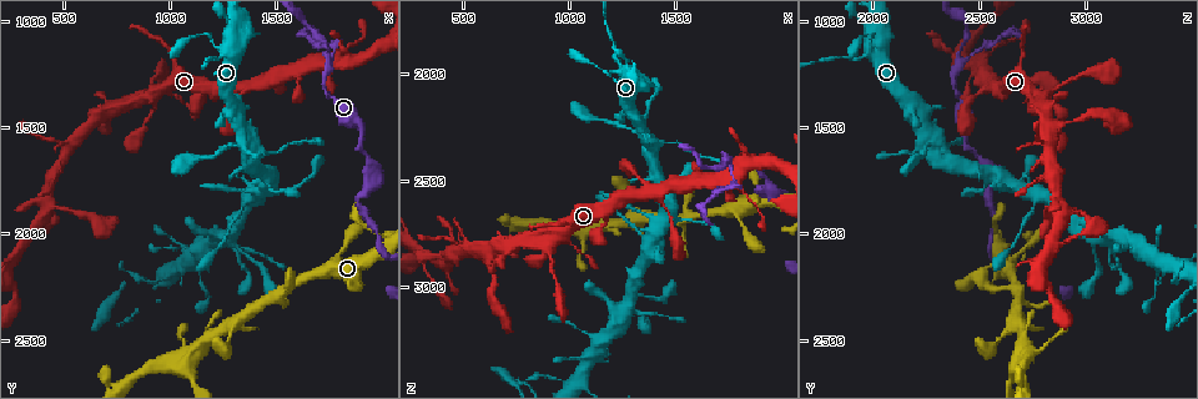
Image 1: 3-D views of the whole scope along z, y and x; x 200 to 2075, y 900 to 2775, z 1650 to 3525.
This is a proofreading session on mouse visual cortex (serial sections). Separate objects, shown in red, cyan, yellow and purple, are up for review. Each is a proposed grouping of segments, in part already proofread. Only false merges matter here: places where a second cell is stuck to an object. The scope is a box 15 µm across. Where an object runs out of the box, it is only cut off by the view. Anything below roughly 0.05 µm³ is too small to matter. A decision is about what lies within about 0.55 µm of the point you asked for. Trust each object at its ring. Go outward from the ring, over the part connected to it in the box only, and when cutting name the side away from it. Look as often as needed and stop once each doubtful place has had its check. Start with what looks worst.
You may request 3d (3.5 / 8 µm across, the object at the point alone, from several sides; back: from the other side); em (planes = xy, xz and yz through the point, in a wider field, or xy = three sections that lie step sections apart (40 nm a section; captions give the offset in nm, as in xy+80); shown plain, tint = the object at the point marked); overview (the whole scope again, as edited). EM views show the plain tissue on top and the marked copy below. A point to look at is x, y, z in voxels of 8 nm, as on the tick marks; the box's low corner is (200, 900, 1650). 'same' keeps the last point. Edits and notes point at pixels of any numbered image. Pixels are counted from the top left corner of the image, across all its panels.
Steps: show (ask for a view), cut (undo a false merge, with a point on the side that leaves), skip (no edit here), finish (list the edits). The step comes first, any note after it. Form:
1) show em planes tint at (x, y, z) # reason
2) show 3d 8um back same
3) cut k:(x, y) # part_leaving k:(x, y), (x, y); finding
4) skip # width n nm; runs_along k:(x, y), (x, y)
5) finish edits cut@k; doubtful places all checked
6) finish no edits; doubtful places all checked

show 3d 3.5um back at (1740, 1190, 2430) # three arms meet

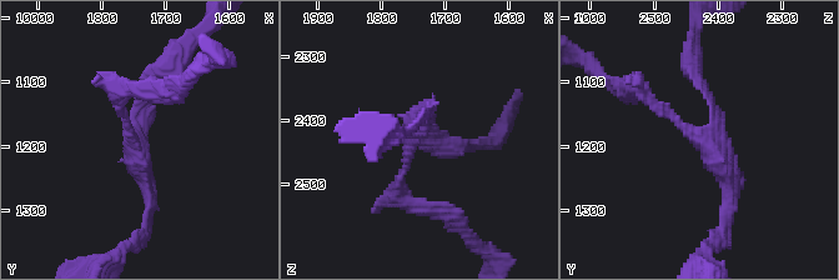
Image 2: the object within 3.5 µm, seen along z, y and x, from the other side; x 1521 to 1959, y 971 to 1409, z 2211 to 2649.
show em xy step 2 tint at (1750, 1195, 2420)

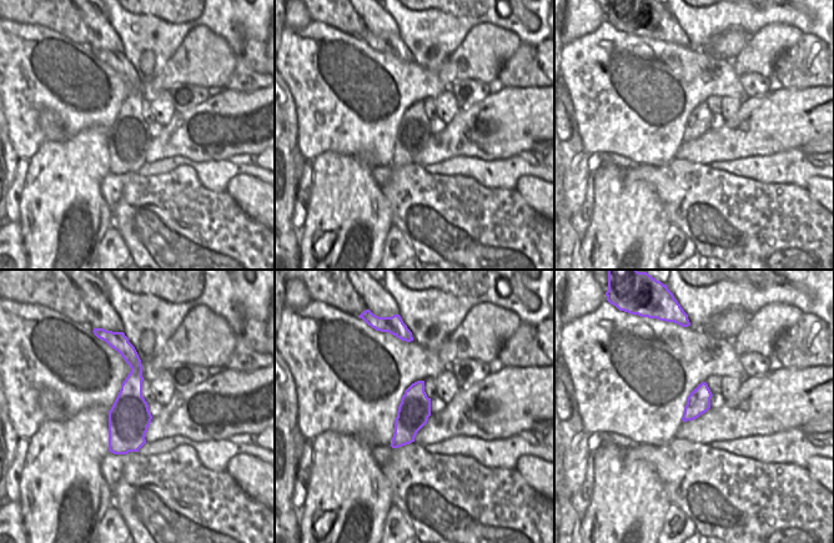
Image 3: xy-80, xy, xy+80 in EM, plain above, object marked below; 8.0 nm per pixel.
skip # arms 3; arm_widths 100, 100, 200 nm; runs_along 2:(147, 221), (132, 144), (155, 75); continuous, no second cell

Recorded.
show 3d 8um at (1770, 1110, 2520) # sharp bend

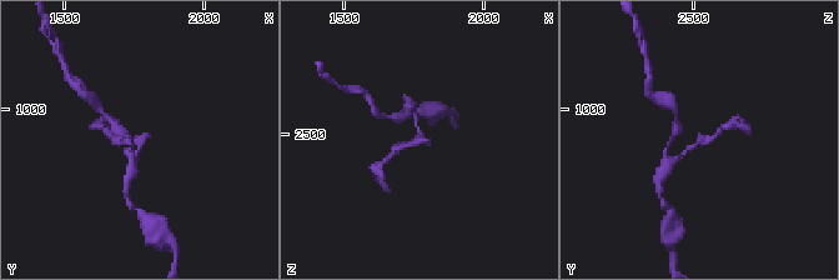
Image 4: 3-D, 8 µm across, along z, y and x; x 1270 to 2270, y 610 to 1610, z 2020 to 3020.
show 3d 3.5um at (1760, 1120, 2510)

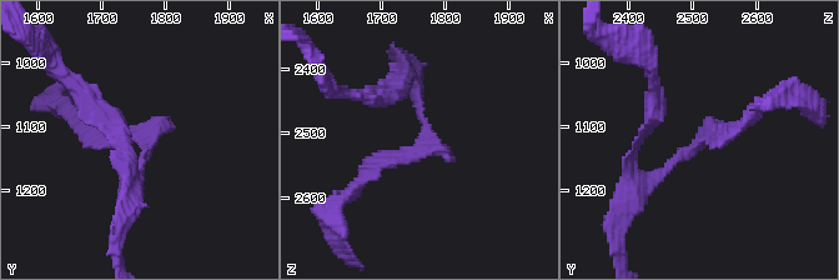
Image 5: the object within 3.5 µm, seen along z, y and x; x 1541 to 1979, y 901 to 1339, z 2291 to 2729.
skip # arm_widths 150, 200 nm; runs_along 5:(639, 189), (709, 135), (742, 128); all the same cell

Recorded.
show 3d 8um at (1240, 1120, 2000) # small branch off a trunk

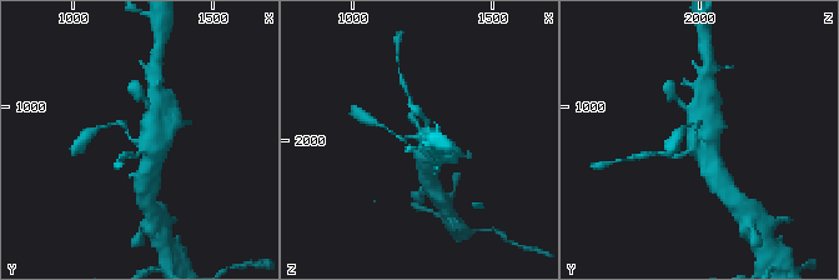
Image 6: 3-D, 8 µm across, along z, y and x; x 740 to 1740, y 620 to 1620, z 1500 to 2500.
show em xy step 3 tint at (1240, 1130, 1980) # arms 4; arm_widths 100, 150, 450, 500 nm; now the EM

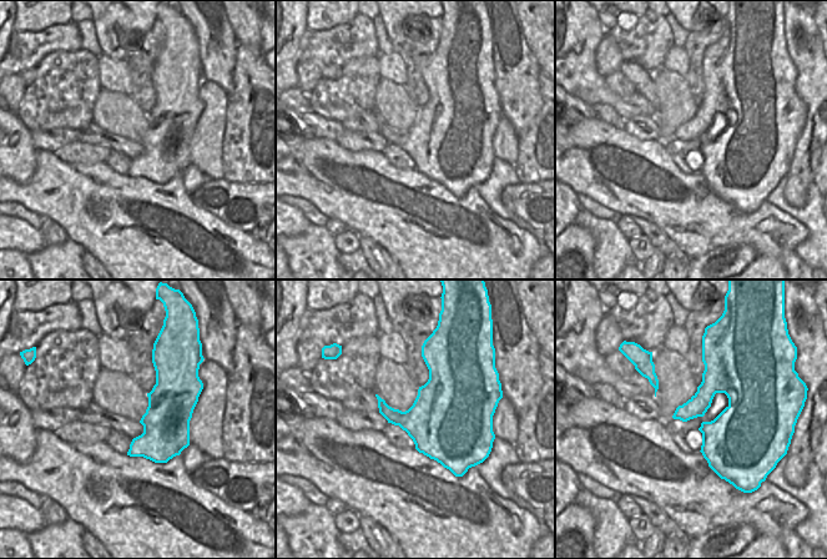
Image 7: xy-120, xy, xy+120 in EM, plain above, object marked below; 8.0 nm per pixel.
skip # width 600 nm; runs_along 6:(431, 153), (425, 133), (406, 139), (392, 133); all the same cell

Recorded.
finish no edits; doubtful places all checked

